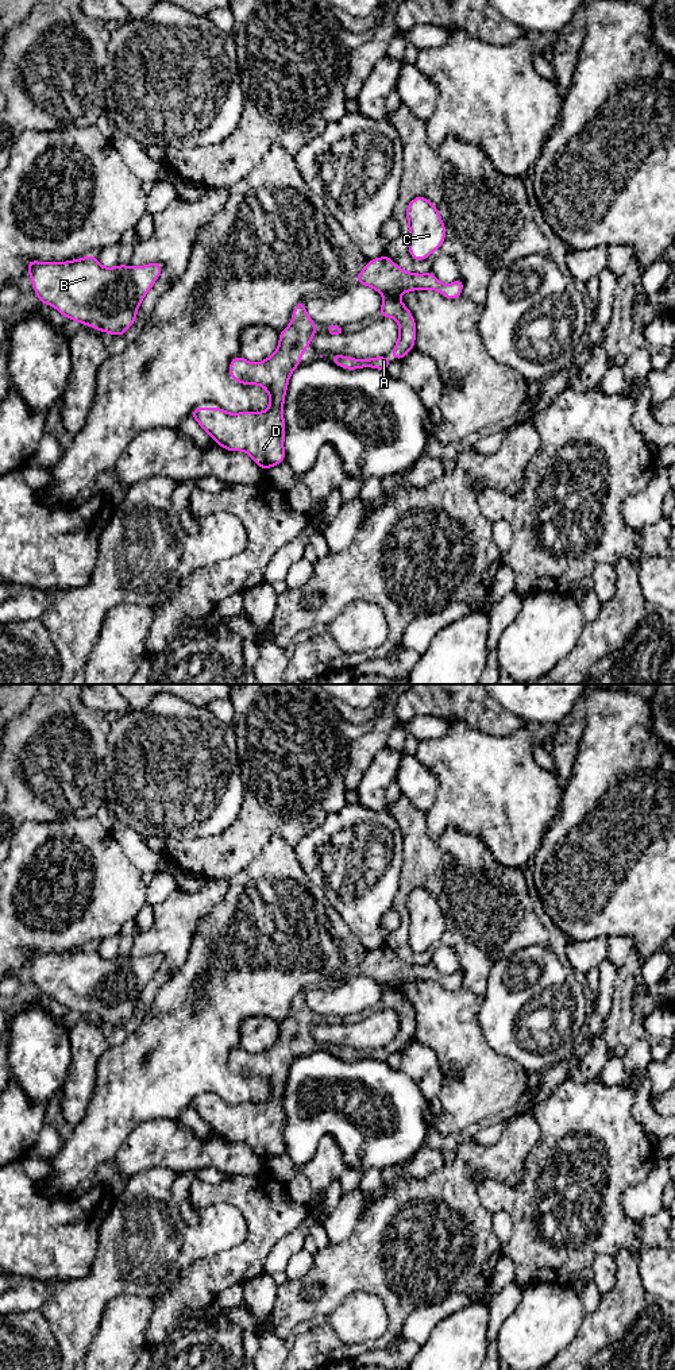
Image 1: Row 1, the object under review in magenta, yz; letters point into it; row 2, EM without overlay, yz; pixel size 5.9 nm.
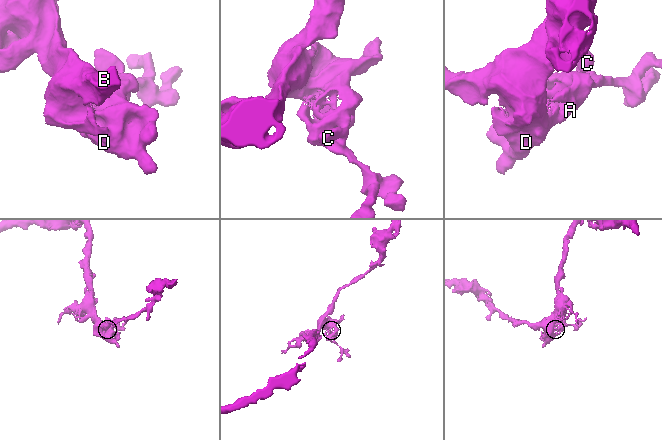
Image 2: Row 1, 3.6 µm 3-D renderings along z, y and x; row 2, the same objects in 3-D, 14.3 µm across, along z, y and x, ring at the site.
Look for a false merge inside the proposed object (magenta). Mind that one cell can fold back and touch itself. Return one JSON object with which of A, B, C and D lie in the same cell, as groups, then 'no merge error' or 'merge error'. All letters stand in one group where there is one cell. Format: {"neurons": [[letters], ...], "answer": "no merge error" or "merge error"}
{"neurons": [["A", "B", "C", "D"]], "answer": "no merge error"}

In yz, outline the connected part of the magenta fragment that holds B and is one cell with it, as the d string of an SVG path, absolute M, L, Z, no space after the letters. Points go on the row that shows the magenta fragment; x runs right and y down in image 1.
M94 254L69 262L27 259L26 263L40 304L54 306L69 320L93 327L100 332L109 332L113 336L124 336L124 332L135 323L142 300L162 273L161 262L140 267L116 265L105 269Z

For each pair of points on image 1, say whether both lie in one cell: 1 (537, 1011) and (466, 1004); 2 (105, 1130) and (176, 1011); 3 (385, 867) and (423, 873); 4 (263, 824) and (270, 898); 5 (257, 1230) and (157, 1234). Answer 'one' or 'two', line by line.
1: two
2: one
3: two
4: two
5: two

